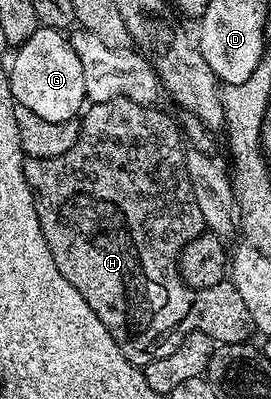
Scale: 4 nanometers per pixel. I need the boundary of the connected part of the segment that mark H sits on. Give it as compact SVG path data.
M129 99L91 103L81 115L77 145L56 159L28 158L23 164L35 195L41 233L45 233L57 269L85 297L89 309L101 317L121 353L140 369L157 357L169 357L180 338L191 331L205 333L219 345L246 343L255 331L249 309L230 281L199 291L187 286L179 275L179 254L193 237L203 234L205 226L186 171L181 128L157 108Z

